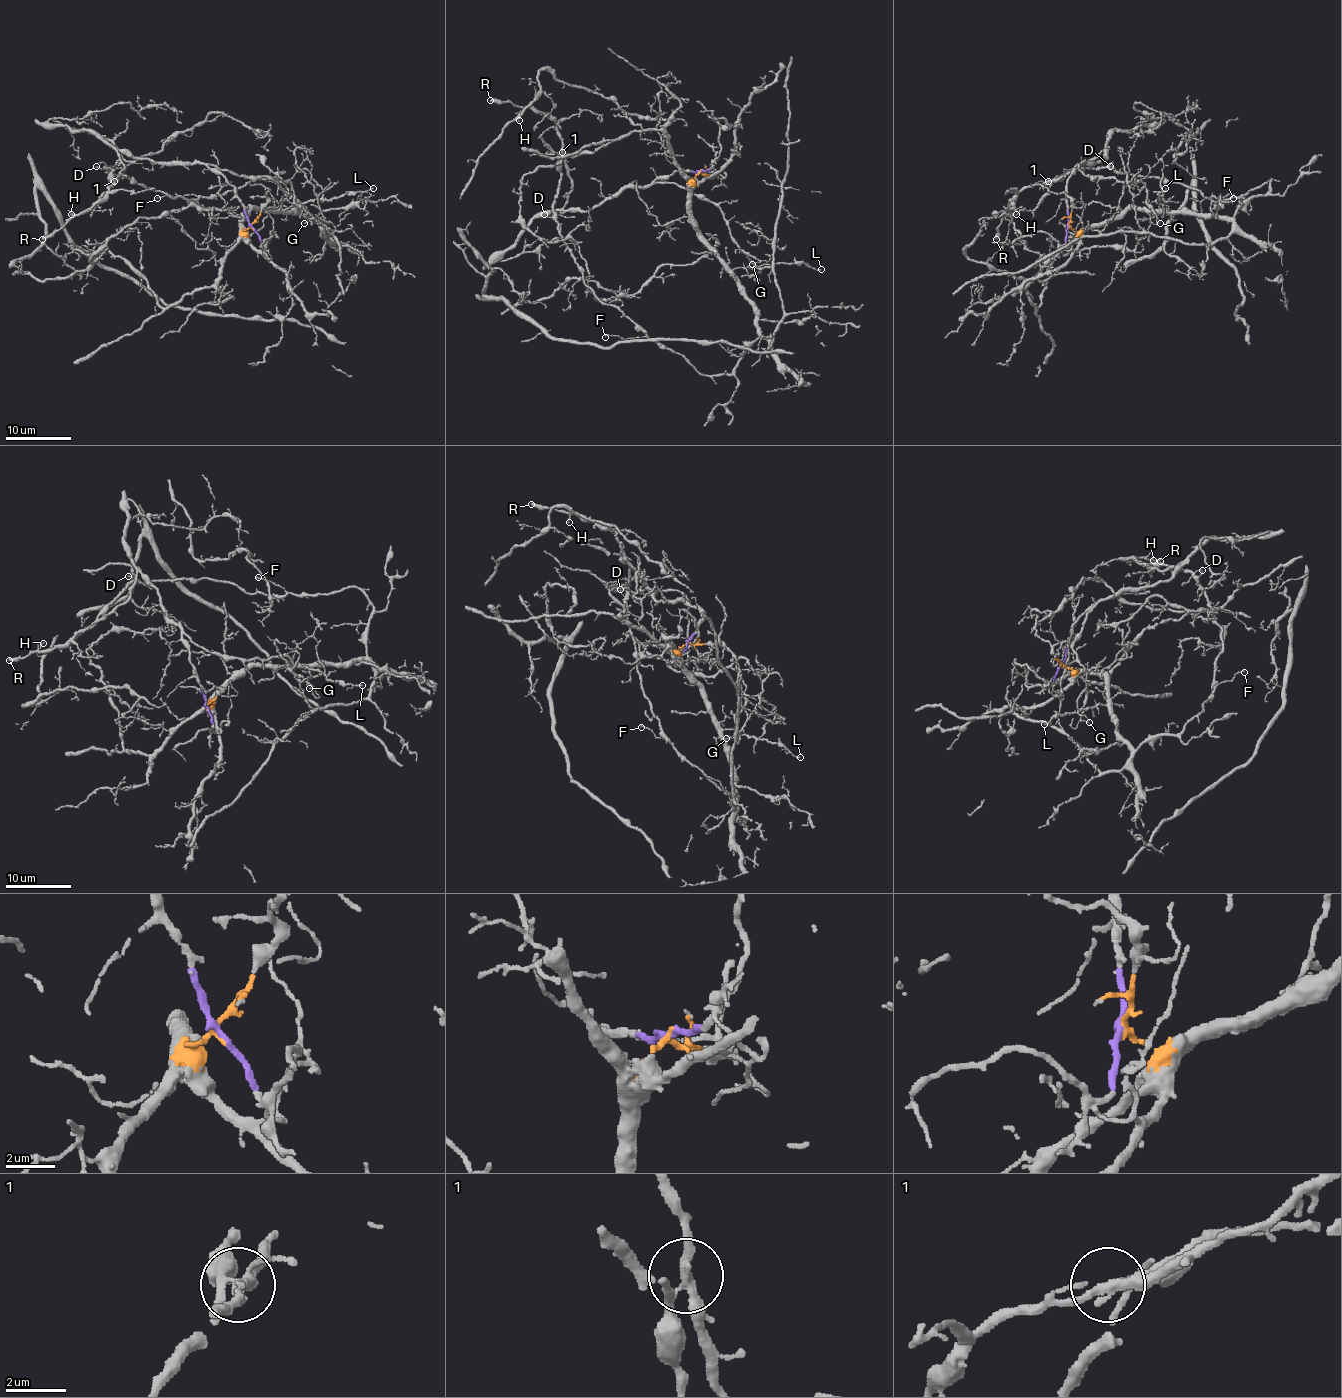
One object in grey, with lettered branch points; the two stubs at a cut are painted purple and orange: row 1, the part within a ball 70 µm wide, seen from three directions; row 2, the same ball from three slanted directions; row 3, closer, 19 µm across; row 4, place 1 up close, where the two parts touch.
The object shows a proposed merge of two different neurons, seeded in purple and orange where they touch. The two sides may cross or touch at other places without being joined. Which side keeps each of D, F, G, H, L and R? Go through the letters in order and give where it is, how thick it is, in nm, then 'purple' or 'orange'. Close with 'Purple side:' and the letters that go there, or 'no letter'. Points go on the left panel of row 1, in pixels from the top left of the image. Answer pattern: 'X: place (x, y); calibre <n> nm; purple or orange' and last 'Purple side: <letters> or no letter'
D: place (96, 166); calibre 140 nm; orange
F: place (157, 198); calibre 120 nm; orange
G: place (304, 223); calibre 120 nm; purple
H: place (71, 214); calibre 140 nm; purple
L: place (373, 188); calibre 130 nm; orange
R: place (42, 239); calibre 380 nm; purple
Purple side: G, H, R

